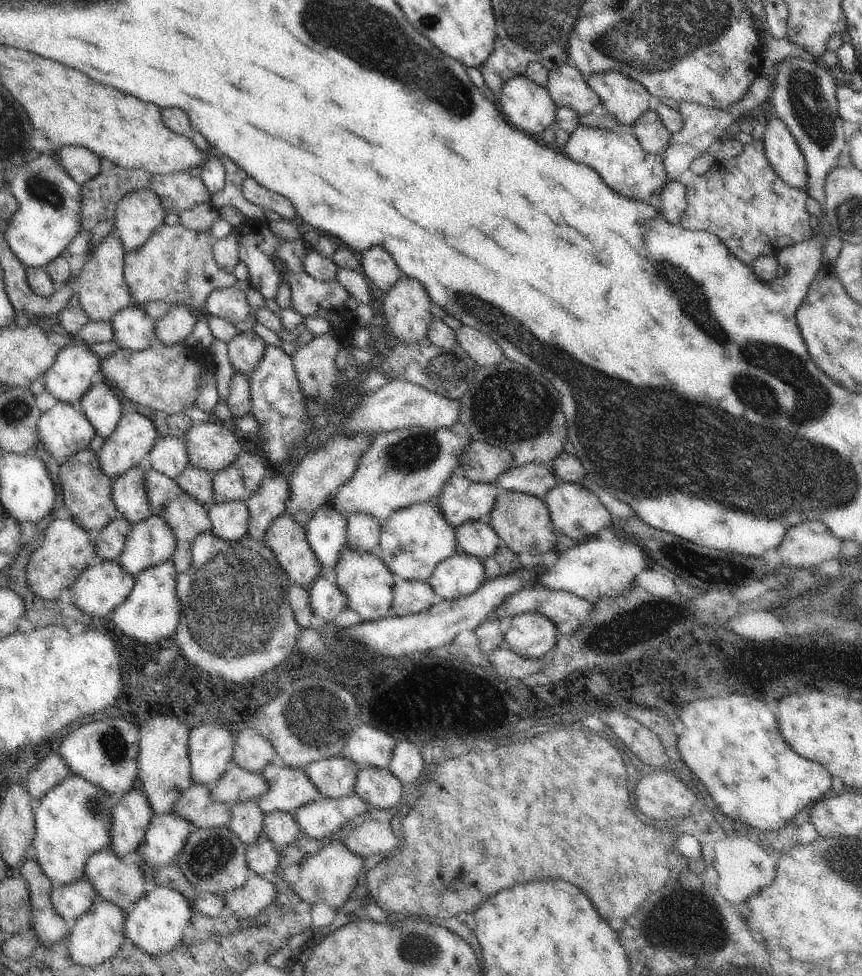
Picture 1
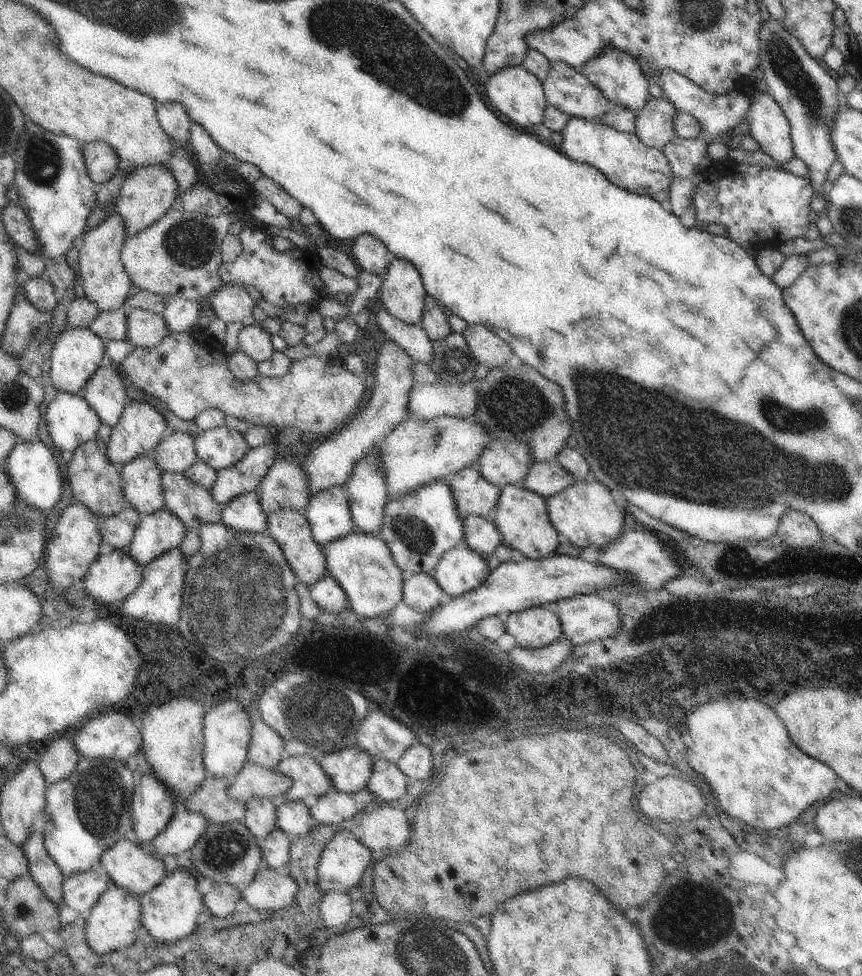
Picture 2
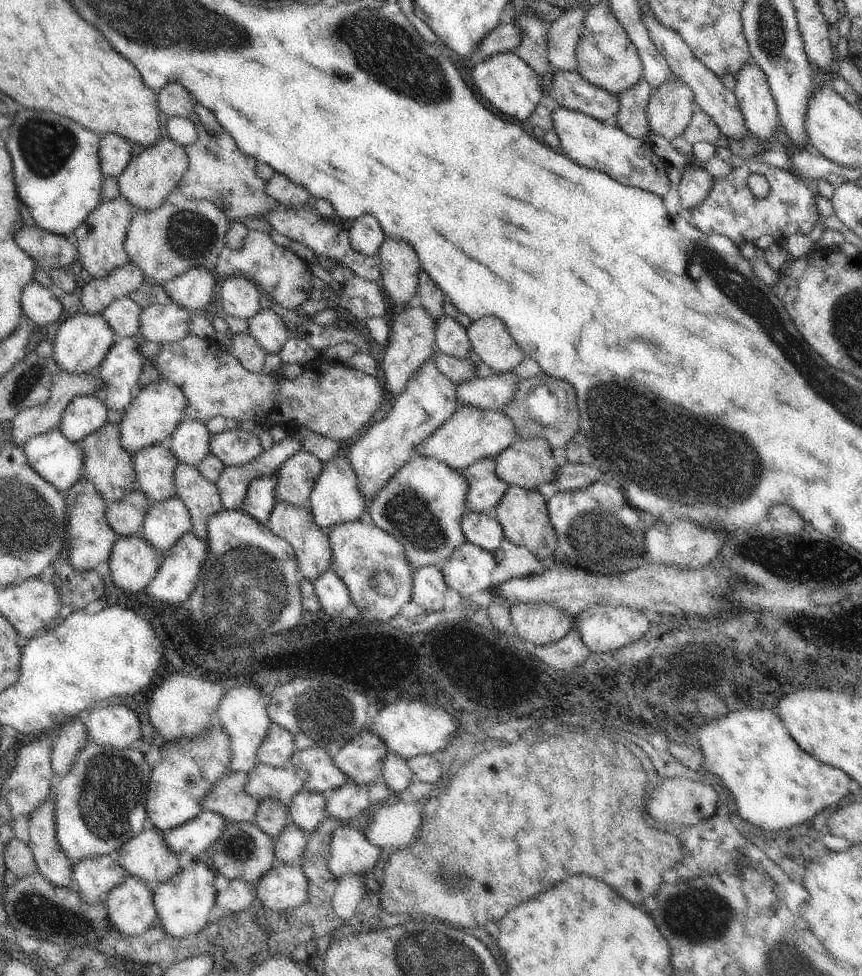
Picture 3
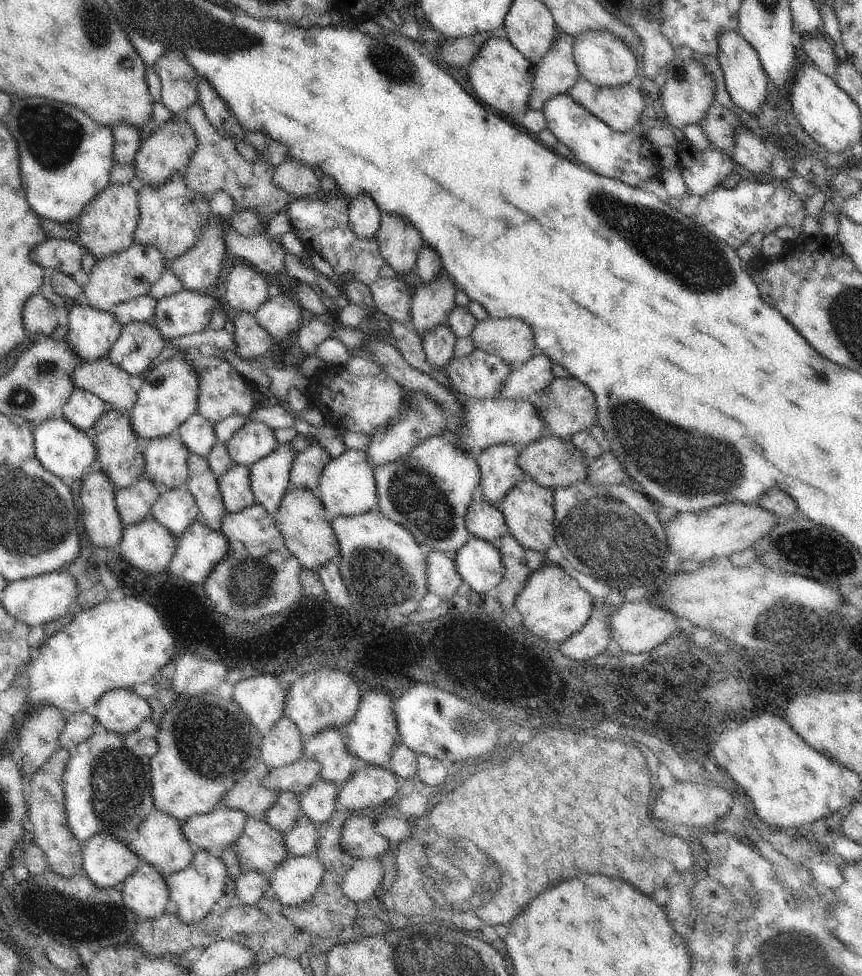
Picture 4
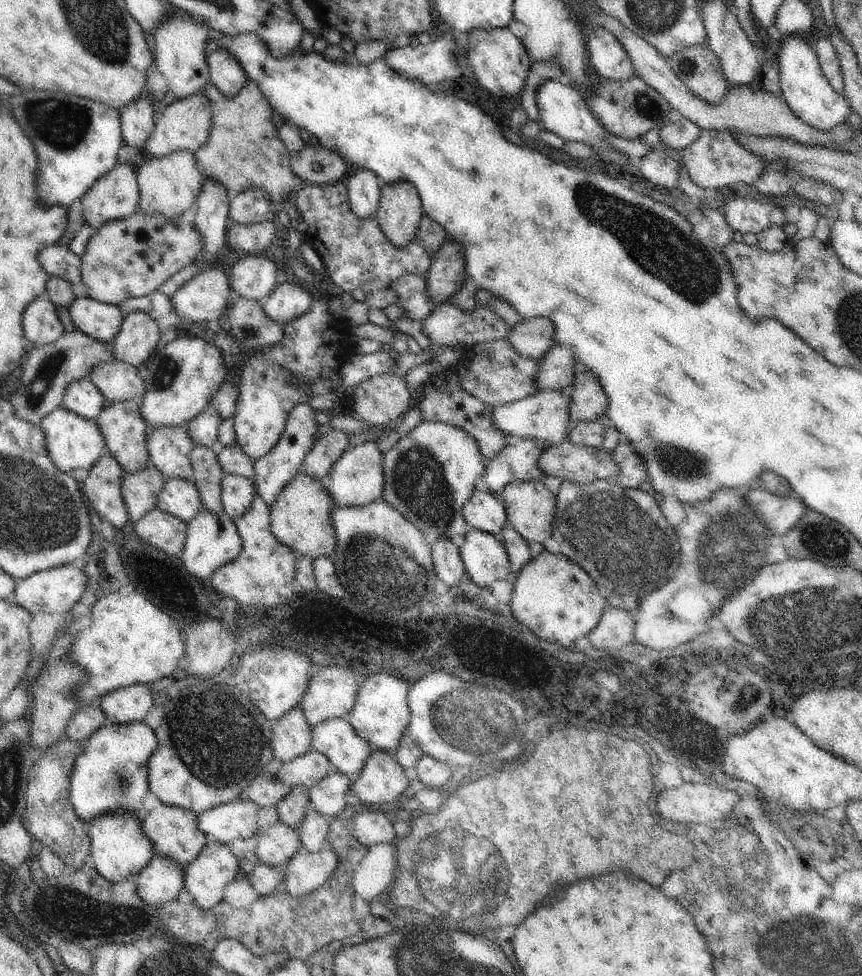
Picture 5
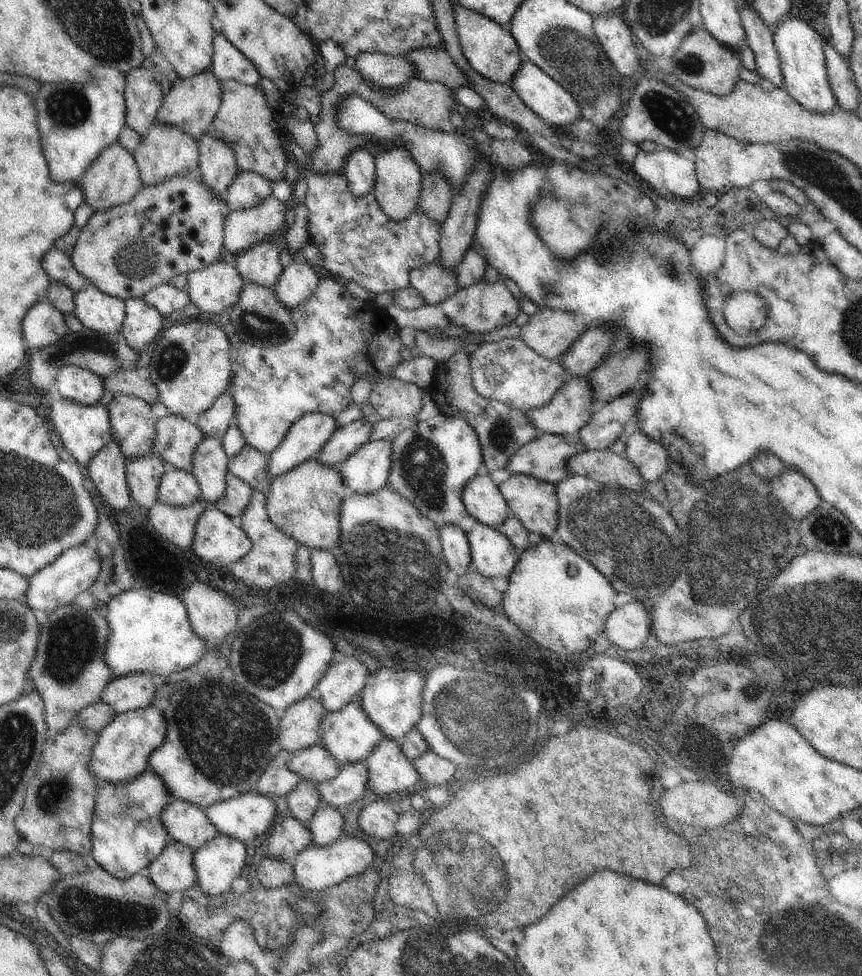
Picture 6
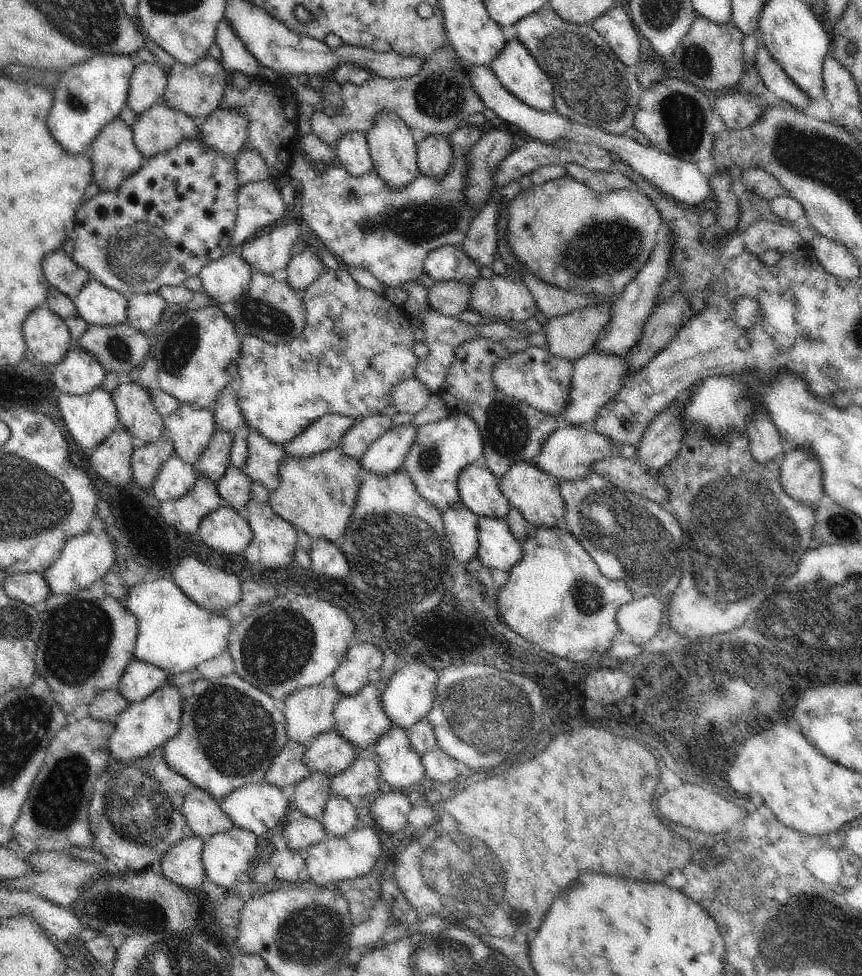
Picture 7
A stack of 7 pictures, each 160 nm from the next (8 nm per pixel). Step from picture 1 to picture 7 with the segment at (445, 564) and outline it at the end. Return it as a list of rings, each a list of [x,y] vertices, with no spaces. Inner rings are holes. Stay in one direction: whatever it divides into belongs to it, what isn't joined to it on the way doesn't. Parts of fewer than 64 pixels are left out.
[[[477,517],[477,555],[487,567],[509,571],[523,557],[523,545],[510,530],[507,519]]]

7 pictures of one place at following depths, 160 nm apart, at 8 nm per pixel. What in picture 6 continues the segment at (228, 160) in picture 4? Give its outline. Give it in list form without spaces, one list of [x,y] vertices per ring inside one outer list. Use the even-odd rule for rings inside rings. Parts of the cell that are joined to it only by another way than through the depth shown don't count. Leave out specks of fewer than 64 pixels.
[[[236,79],[222,82],[221,89],[221,105],[213,120],[212,132],[233,146],[237,174],[254,171],[270,179],[271,182],[280,180],[285,176],[287,166],[286,156],[280,145],[282,132],[276,122],[276,115],[280,113],[280,107],[285,100],[280,98],[280,105],[273,109],[266,103],[260,85],[245,85]]]

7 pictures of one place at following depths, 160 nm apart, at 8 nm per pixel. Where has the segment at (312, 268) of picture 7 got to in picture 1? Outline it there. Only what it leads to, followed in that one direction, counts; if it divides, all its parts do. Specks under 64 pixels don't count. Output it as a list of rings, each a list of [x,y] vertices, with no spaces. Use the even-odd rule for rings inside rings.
[[[254,329],[240,332],[228,343],[228,352],[235,371],[249,376],[254,372],[266,352],[266,342]]]

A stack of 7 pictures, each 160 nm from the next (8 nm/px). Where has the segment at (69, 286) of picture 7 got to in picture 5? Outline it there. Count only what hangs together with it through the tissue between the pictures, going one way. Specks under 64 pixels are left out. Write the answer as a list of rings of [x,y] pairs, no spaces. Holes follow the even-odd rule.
[[[50,245],[40,252],[38,262],[49,276],[57,276],[72,284],[81,281],[81,260],[68,248]]]

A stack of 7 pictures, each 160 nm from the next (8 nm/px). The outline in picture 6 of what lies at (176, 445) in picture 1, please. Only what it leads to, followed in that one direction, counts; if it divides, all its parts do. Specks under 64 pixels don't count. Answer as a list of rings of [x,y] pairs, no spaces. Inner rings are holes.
[[[227,391],[222,393],[216,402],[195,420],[204,436],[215,436],[222,439],[234,418],[235,402],[231,392]]]

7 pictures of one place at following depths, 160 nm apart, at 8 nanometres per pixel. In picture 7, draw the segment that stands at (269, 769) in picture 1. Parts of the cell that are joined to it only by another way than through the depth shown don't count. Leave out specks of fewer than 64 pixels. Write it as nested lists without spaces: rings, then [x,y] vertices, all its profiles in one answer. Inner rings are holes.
[[[366,683],[357,693],[344,696],[337,702],[333,715],[335,718],[335,728],[340,734],[345,736],[345,739],[352,741],[357,746],[357,752],[362,749],[367,749],[380,740],[385,732],[392,727],[393,720],[387,715],[384,710],[382,688],[379,688],[374,683]]]

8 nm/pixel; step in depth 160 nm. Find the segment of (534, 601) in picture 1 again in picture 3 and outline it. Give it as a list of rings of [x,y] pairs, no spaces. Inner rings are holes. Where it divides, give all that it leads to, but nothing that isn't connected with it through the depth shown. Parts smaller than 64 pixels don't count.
[[[594,605],[585,608],[576,618],[574,628],[581,632],[584,644],[594,652],[610,652],[610,650],[620,650],[624,646],[627,647],[628,644],[634,644],[650,630],[651,624],[651,620],[644,612],[629,606],[607,607]]]

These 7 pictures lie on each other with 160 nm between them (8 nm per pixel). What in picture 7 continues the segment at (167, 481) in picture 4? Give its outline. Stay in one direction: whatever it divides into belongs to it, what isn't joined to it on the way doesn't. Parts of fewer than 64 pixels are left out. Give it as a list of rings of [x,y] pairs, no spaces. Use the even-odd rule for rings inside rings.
[[[182,403],[174,414],[164,418],[164,424],[167,435],[175,444],[175,454],[196,466],[216,430],[212,407],[196,408]]]

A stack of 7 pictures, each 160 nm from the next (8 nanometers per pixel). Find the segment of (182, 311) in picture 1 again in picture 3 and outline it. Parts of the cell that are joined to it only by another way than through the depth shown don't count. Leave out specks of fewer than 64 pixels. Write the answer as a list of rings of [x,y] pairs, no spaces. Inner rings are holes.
[[[196,265],[163,285],[172,301],[195,312],[210,302],[210,297],[217,290],[216,277],[215,270]]]

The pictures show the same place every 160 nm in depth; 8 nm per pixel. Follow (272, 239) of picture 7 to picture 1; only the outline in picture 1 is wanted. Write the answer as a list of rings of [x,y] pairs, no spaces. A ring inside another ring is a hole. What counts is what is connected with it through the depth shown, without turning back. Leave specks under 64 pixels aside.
[[[235,286],[212,292],[204,308],[211,315],[220,317],[235,326],[245,320],[251,309],[244,291]]]

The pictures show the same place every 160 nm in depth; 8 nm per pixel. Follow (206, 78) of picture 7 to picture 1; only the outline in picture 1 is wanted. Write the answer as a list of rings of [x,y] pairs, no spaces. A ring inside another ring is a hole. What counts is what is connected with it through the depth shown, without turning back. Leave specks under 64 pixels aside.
[[[151,188],[128,193],[117,204],[114,232],[120,237],[125,252],[139,249],[148,237],[164,223],[167,212]]]

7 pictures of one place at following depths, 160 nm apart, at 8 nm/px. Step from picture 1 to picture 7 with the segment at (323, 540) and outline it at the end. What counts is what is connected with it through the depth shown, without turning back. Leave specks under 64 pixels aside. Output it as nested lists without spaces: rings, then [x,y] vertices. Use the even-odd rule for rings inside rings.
[[[419,424],[396,425],[375,440],[361,456],[360,462],[369,471],[379,475],[398,471],[412,448]]]

